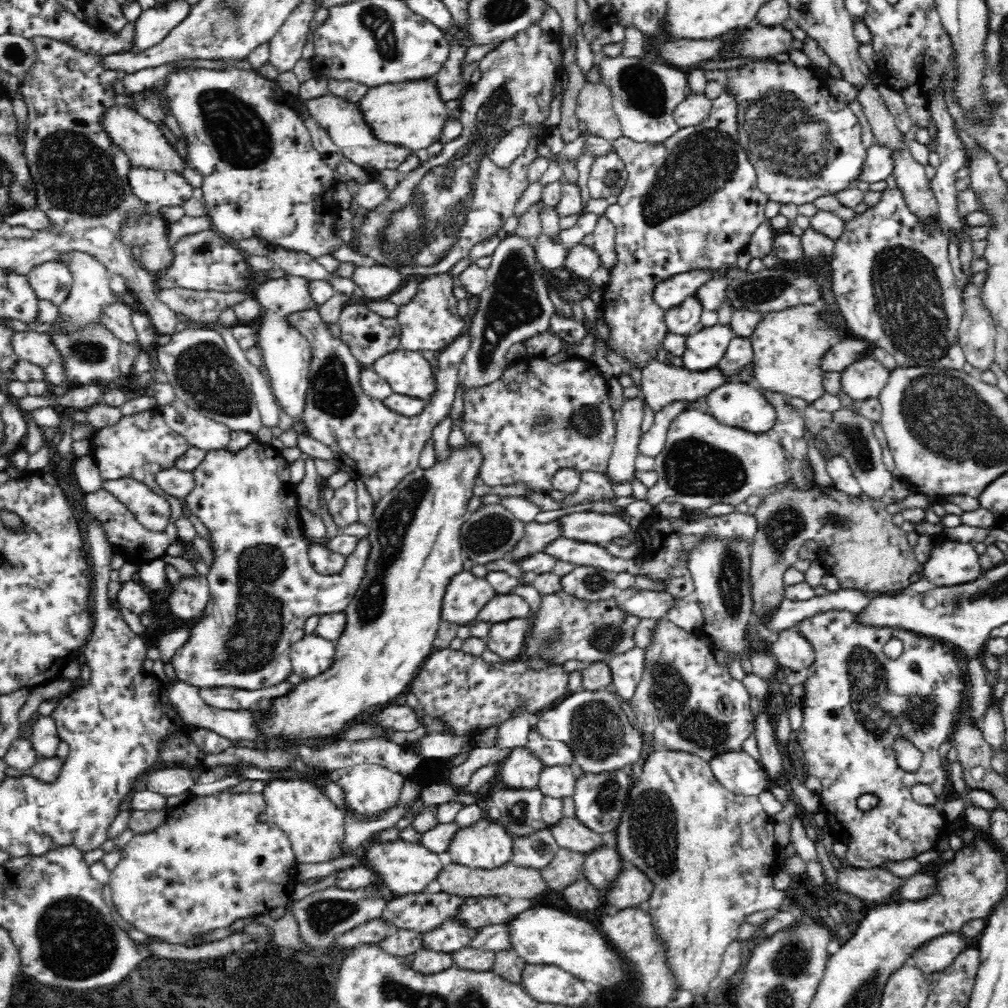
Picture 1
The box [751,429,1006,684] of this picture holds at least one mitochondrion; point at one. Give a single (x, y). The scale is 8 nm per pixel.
(786, 521)

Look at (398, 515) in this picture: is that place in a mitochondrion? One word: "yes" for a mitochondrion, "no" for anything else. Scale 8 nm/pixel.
yes

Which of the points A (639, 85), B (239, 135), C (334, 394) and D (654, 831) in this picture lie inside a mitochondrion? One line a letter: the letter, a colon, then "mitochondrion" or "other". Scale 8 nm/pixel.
A: mitochondrion
B: mitochondrion
C: mitochondrion
D: mitochondrion

